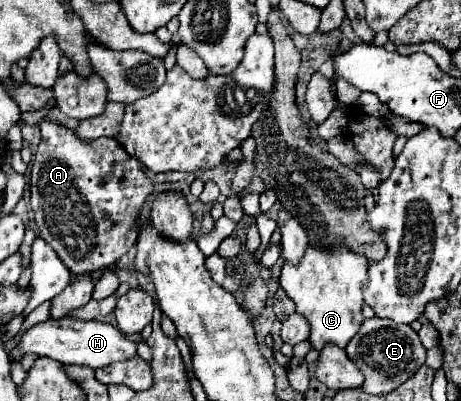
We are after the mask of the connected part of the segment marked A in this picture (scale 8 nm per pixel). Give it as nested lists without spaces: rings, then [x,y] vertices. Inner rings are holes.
[[[42,121],[40,129],[42,141],[36,149],[30,175],[30,207],[34,211],[40,237],[56,251],[72,275],[94,273],[114,265],[136,243],[136,223],[144,203],[154,193],[154,183],[146,177],[142,163],[128,155],[114,139],[102,137],[84,143],[74,135],[72,129],[66,129],[54,121]]]

